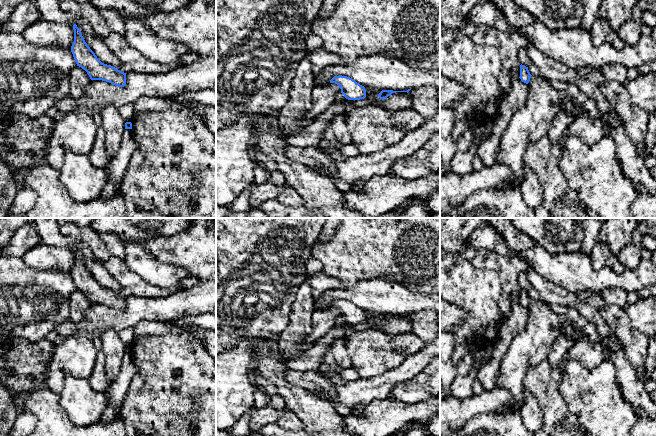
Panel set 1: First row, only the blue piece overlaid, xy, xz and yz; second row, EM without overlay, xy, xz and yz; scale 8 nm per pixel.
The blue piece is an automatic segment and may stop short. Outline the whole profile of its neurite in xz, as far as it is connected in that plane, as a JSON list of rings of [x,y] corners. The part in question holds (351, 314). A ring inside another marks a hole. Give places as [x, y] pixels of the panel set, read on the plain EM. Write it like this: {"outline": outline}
{"outline": [[[342,299],[334,300],[330,307],[337,308],[341,313],[341,317],[348,324],[360,324],[366,321],[365,311],[350,301]]]}

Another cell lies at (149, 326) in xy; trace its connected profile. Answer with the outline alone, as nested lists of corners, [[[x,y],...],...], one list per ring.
[[[141,321],[133,328],[135,331],[131,347],[136,373],[130,382],[118,416],[124,425],[125,436],[216,436],[216,360],[211,357],[206,347],[187,329],[187,325],[177,326],[169,322]],[[193,394],[198,395],[202,403],[197,411],[193,410],[191,398]]]

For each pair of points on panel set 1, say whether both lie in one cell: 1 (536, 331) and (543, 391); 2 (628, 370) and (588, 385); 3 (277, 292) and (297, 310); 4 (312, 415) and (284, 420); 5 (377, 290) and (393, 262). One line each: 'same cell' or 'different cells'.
1: different cells
2: different cells
3: different cells
4: different cells
5: different cells

